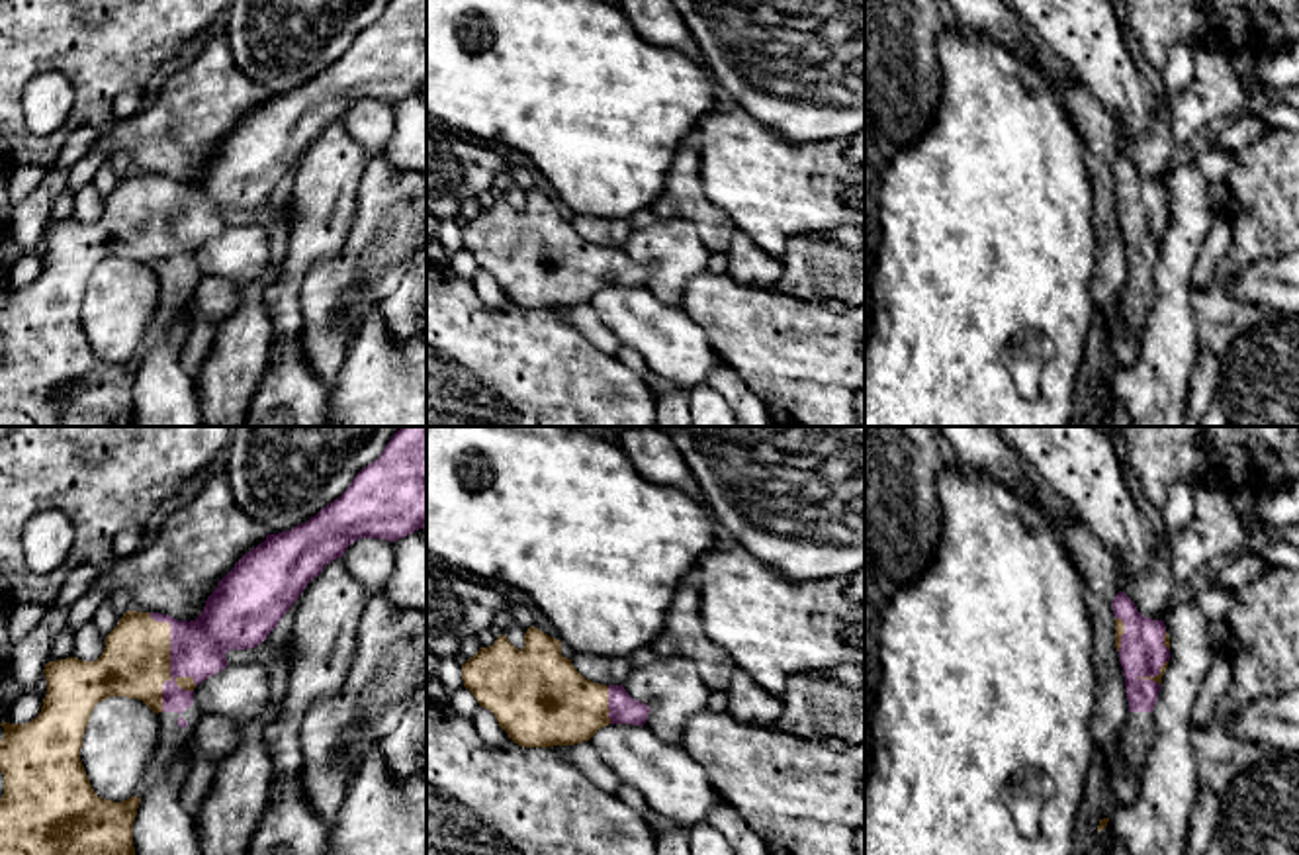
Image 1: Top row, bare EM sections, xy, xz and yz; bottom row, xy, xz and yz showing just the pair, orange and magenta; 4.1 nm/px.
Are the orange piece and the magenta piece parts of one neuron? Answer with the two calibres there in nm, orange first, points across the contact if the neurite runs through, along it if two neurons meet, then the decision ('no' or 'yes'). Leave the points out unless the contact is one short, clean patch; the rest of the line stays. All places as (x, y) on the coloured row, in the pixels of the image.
280/220 nm | yes

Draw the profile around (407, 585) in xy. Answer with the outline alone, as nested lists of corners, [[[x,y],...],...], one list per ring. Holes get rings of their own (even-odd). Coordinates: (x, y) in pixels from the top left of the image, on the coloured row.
[[[426,526],[393,542],[395,569],[383,587],[397,608],[426,612]]]

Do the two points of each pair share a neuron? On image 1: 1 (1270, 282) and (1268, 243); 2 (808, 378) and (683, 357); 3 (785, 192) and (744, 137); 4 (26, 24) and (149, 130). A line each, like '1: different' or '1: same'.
1: different
2: different
3: same
4: different

